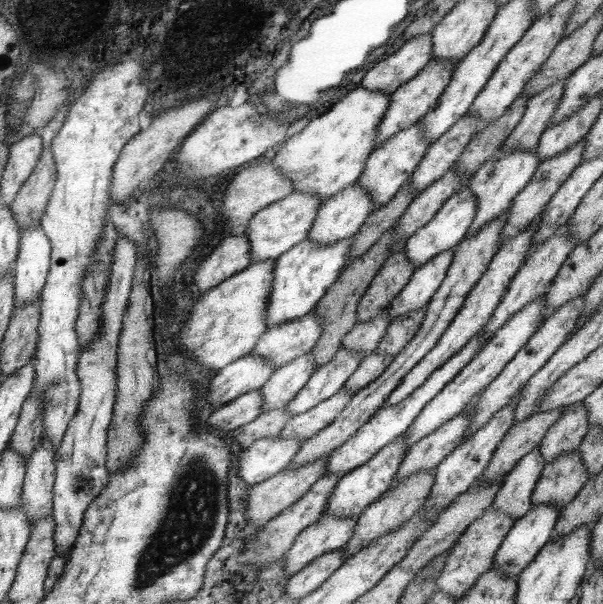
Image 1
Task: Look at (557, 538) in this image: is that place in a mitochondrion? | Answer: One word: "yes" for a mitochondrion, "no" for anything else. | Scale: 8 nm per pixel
no

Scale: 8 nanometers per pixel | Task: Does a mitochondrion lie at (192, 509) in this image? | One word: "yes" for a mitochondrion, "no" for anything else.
yes

